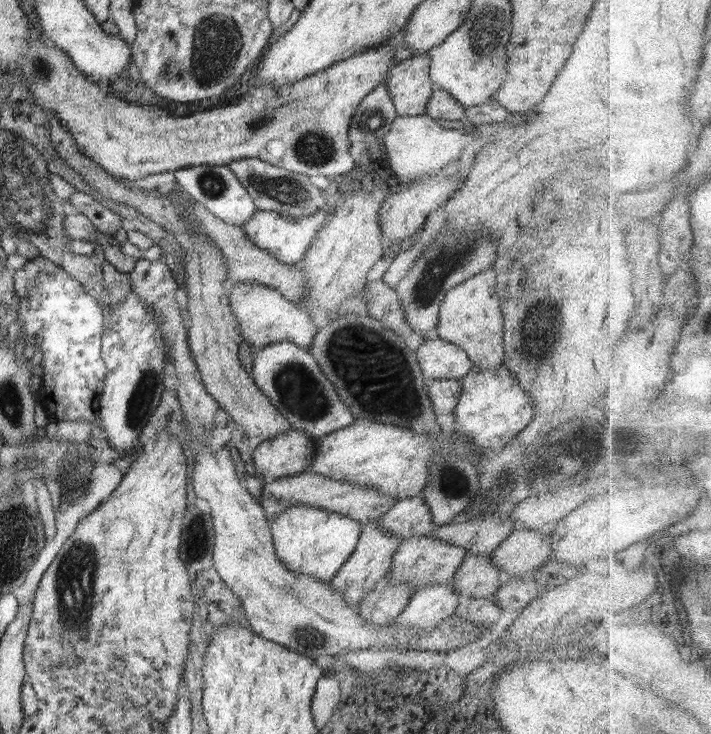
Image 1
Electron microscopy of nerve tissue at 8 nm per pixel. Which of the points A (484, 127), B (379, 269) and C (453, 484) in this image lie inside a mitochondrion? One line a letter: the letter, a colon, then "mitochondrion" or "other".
A: other
B: other
C: mitochondrion

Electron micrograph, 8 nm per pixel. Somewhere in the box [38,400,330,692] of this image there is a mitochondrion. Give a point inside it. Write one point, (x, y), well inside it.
(75, 585)

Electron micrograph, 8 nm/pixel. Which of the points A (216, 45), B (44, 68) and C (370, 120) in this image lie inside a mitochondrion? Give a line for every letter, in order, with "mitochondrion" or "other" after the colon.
A: mitochondrion
B: mitochondrion
C: mitochondrion

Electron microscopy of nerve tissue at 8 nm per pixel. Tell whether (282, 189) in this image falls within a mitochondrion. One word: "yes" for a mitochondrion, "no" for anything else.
yes

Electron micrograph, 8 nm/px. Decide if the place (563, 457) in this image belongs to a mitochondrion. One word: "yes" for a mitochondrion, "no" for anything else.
yes

